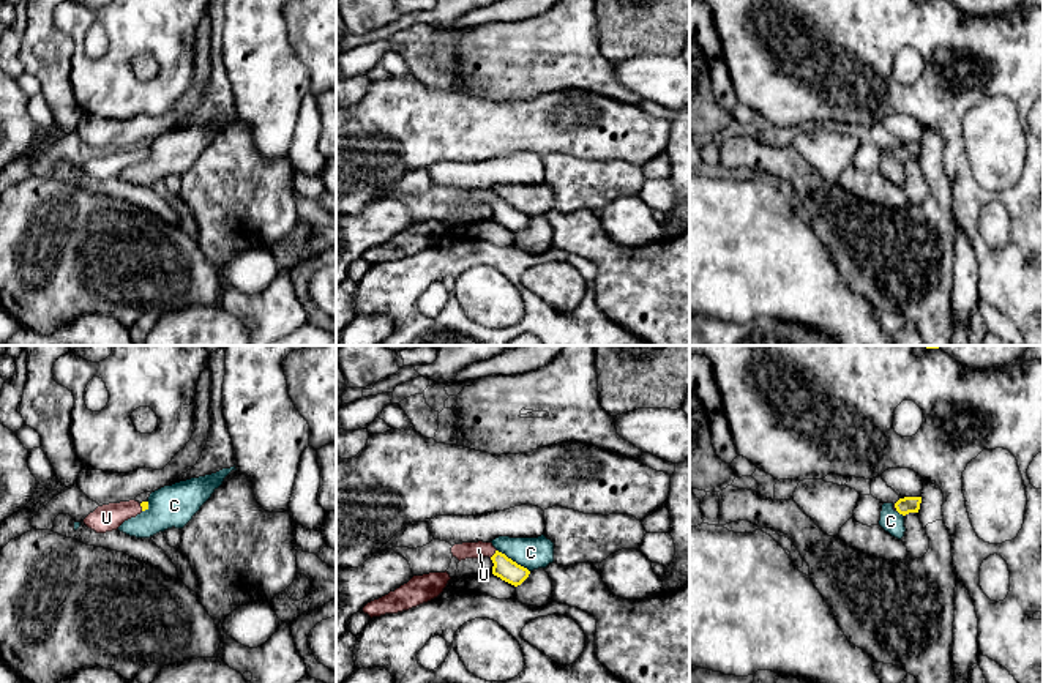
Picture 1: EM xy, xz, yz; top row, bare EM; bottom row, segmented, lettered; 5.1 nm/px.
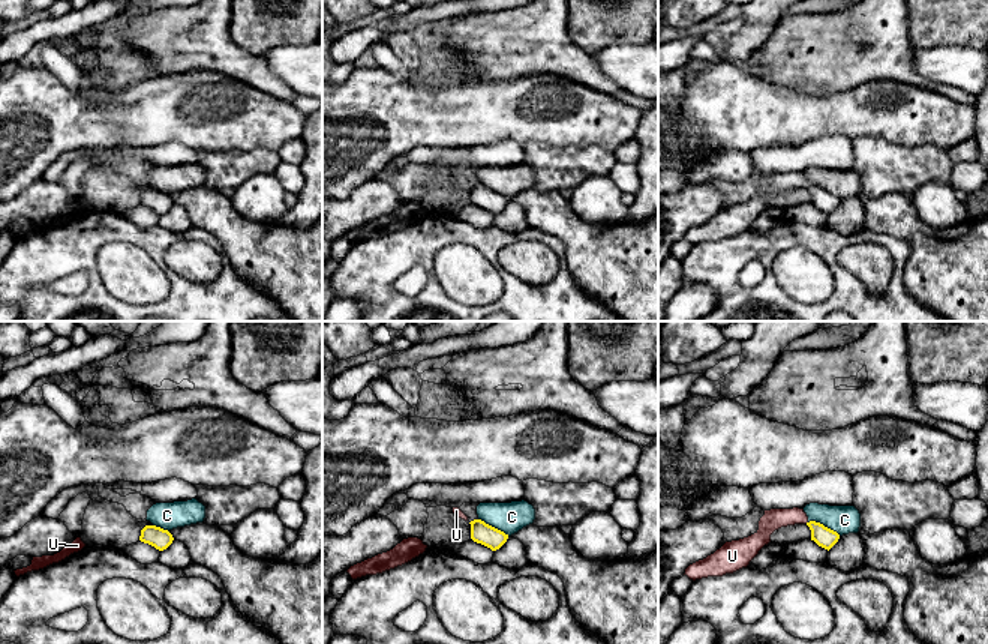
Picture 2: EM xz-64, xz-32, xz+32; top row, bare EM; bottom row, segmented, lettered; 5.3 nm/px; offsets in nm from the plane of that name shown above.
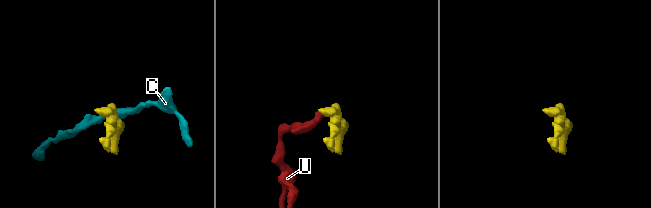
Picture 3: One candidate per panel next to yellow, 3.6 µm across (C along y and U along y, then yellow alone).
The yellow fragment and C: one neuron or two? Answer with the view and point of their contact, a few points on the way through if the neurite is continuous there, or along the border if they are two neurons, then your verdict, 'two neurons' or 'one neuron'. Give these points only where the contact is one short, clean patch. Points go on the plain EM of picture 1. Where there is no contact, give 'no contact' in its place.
meets yellow in xz at (512, 207); border along xz (497, 196), (529, 218); two neurons

